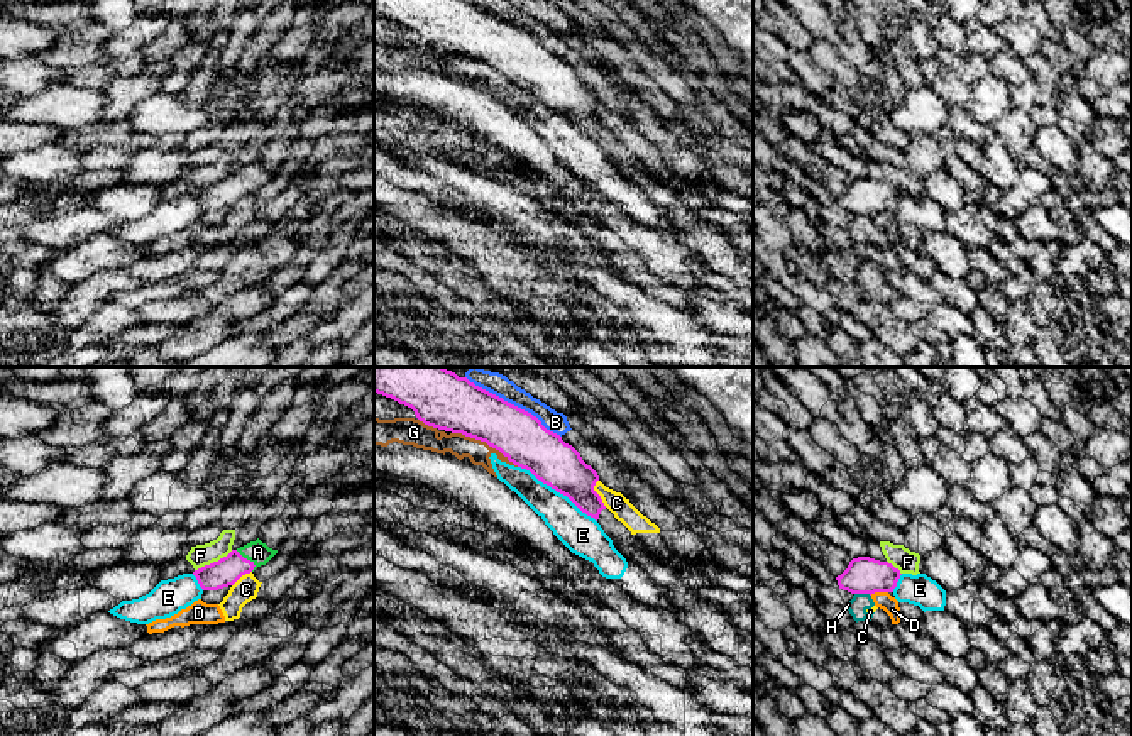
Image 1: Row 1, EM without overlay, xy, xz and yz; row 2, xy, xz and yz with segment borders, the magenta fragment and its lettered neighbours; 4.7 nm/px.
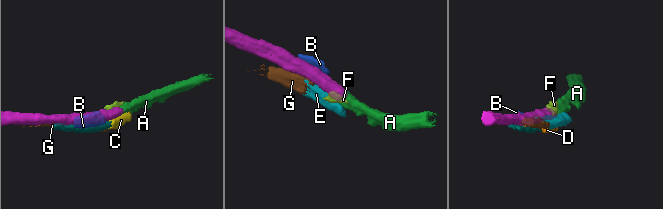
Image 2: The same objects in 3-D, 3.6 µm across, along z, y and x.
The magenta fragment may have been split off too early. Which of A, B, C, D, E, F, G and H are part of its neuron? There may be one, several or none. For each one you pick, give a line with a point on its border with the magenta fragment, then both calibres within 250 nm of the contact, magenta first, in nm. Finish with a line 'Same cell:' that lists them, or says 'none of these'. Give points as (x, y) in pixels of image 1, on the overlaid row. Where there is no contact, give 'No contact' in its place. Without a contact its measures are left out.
A: Touches magenta at xy (246, 559). Thickness 140 nm (magenta) against 110 nm
Same cell: A

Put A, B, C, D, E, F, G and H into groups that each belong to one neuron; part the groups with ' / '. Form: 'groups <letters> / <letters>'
groups A / B / C H / D / E G / F

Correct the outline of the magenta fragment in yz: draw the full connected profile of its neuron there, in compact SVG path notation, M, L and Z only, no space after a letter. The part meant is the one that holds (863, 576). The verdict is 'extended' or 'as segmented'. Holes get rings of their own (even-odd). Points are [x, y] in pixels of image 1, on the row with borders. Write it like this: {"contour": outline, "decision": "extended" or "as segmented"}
{"contour": "M858 557L849 562L836 580L843 590L871 596L875 592L893 592L900 575L900 570L888 562Z", "decision": "as segmented"}

